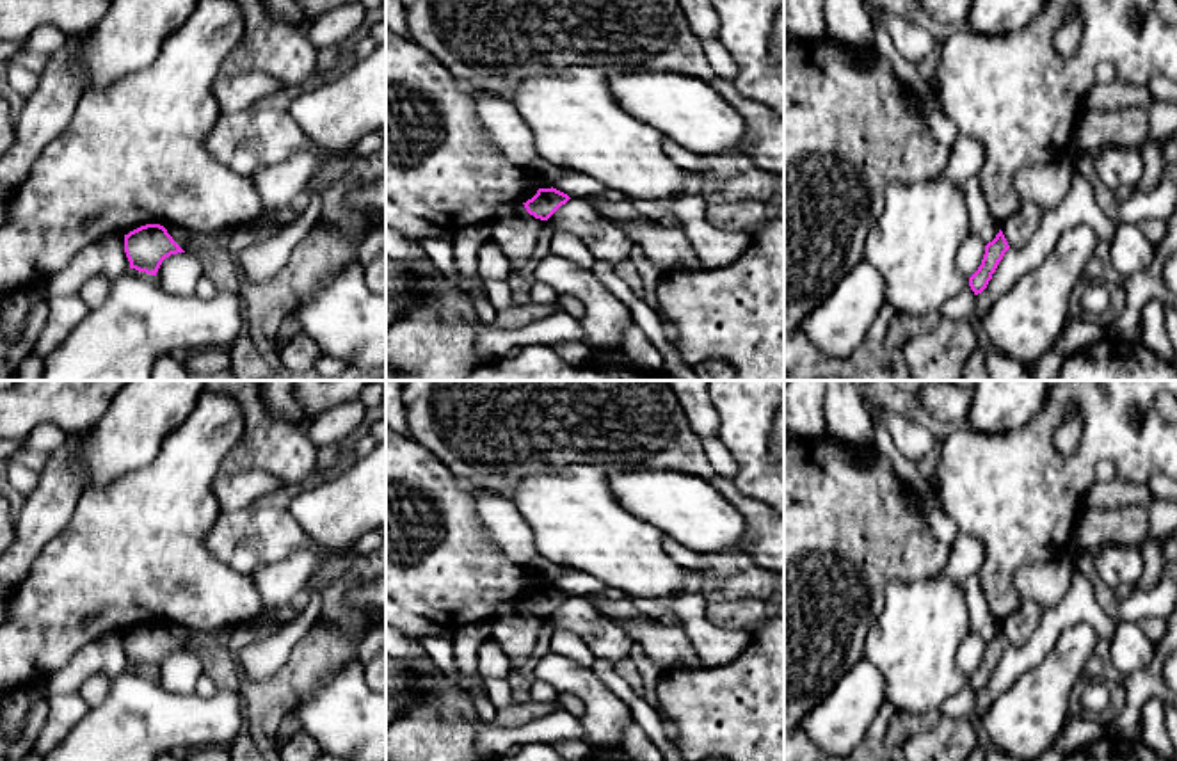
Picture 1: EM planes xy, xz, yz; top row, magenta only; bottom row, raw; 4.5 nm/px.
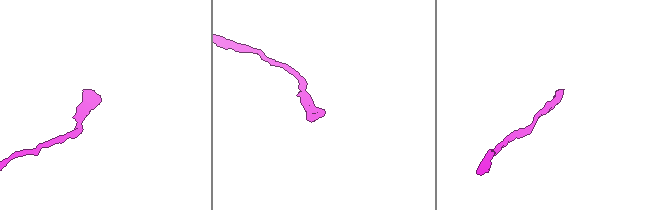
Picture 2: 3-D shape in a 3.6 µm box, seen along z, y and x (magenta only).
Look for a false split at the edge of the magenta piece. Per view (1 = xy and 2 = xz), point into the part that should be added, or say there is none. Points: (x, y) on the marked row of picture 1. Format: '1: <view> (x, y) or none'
1: none
2: none

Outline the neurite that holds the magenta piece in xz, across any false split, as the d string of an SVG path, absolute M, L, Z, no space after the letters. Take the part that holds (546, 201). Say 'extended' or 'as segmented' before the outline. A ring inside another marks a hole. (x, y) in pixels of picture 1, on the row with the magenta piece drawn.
as segmented; M539 188L524 204L526 212L535 219L548 220L571 197L556 188Z

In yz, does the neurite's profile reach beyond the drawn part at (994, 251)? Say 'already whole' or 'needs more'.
already whole

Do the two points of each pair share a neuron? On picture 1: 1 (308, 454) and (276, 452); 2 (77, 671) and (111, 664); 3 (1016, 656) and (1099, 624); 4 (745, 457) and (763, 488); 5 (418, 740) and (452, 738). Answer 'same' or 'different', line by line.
1: same
2: same
3: same
4: same
5: same

